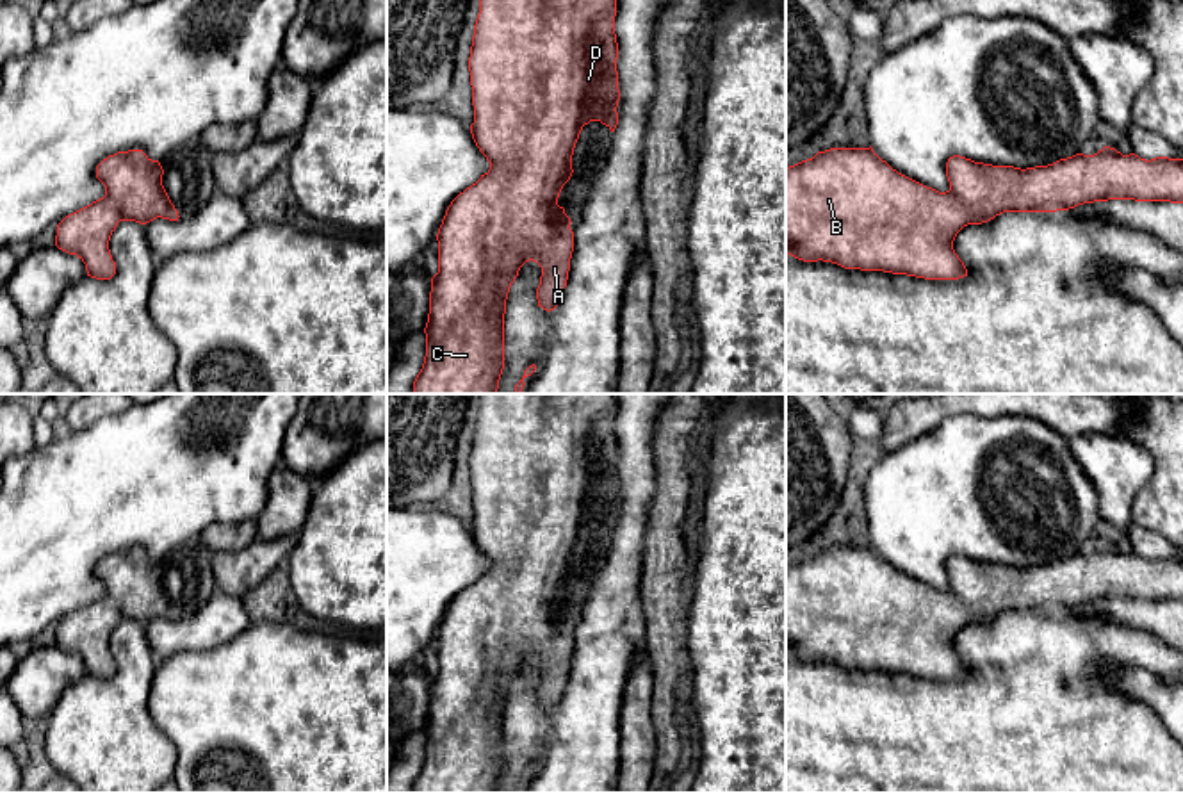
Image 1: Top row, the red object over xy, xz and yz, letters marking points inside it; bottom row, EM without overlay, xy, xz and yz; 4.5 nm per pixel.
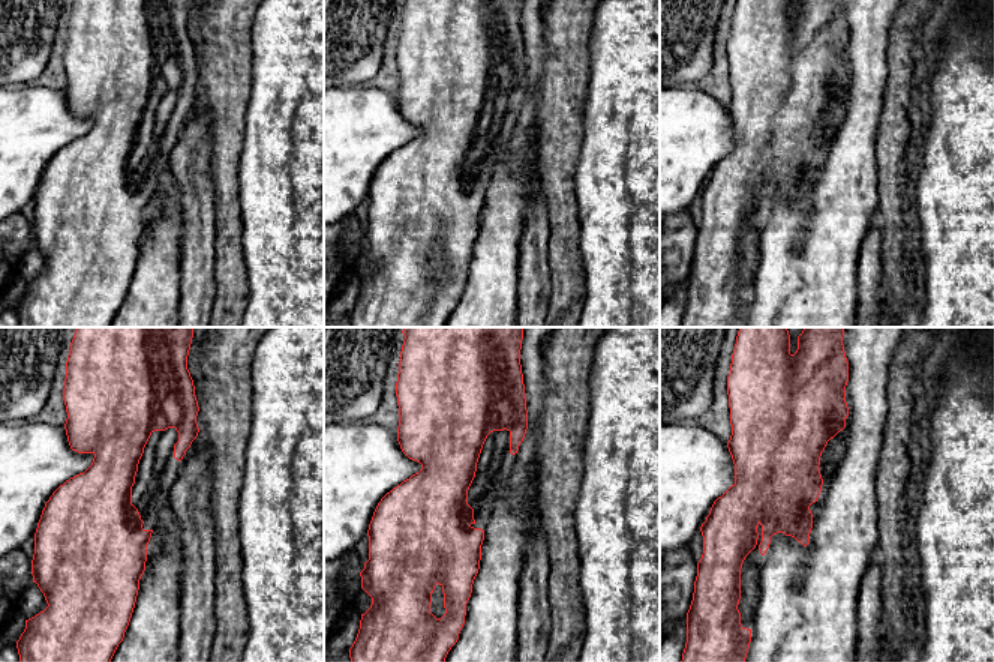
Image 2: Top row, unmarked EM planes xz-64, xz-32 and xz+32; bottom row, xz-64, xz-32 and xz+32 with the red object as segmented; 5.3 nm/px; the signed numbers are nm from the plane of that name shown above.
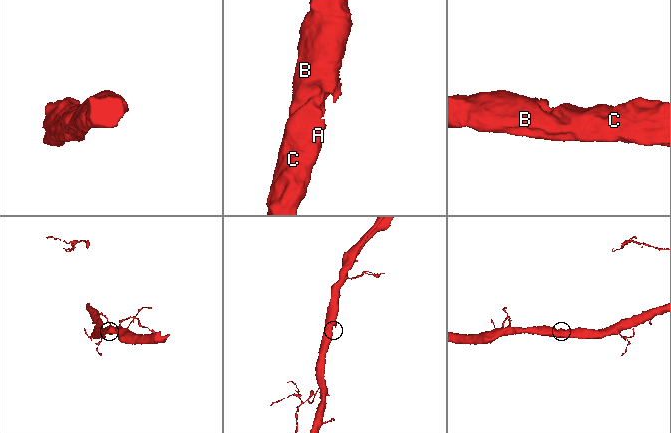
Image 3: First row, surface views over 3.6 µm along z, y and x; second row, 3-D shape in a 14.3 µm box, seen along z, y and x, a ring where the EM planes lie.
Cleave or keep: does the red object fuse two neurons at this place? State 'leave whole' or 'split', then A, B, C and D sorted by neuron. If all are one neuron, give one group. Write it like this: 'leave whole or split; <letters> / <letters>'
leave whole; A B C D

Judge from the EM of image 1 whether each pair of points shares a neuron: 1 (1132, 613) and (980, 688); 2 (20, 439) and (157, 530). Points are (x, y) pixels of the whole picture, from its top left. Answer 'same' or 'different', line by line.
1: different
2: different

